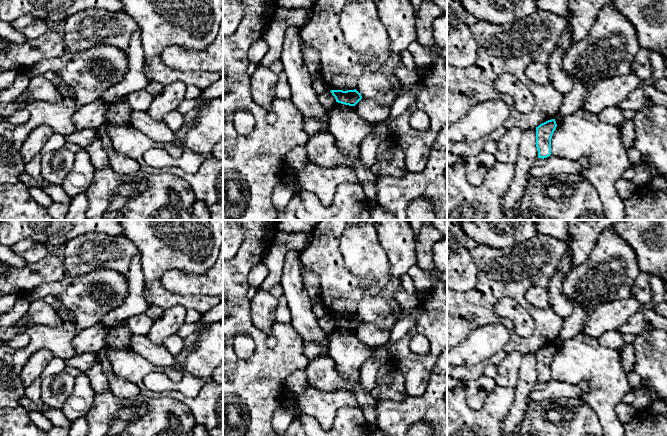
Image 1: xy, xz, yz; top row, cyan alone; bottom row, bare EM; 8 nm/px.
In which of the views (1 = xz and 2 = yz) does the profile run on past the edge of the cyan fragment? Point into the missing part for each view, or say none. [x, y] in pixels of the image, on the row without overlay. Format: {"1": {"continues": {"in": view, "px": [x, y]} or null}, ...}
{"1": {"continues": null}, "2": {"continues": null}}

